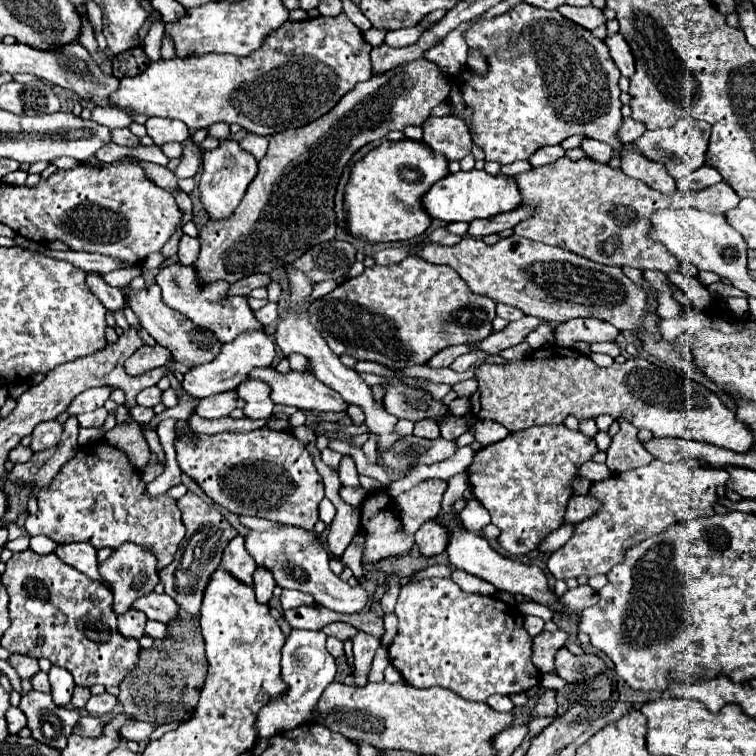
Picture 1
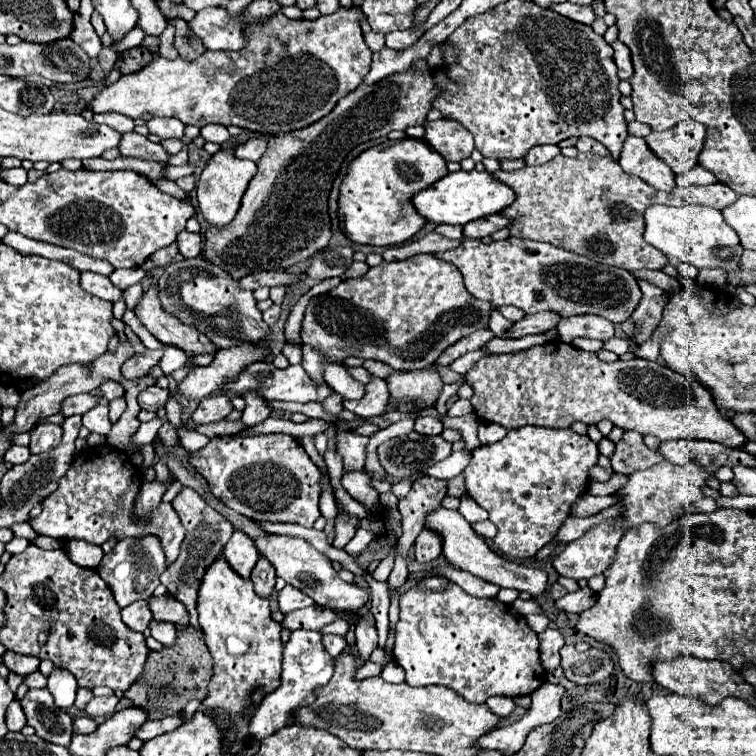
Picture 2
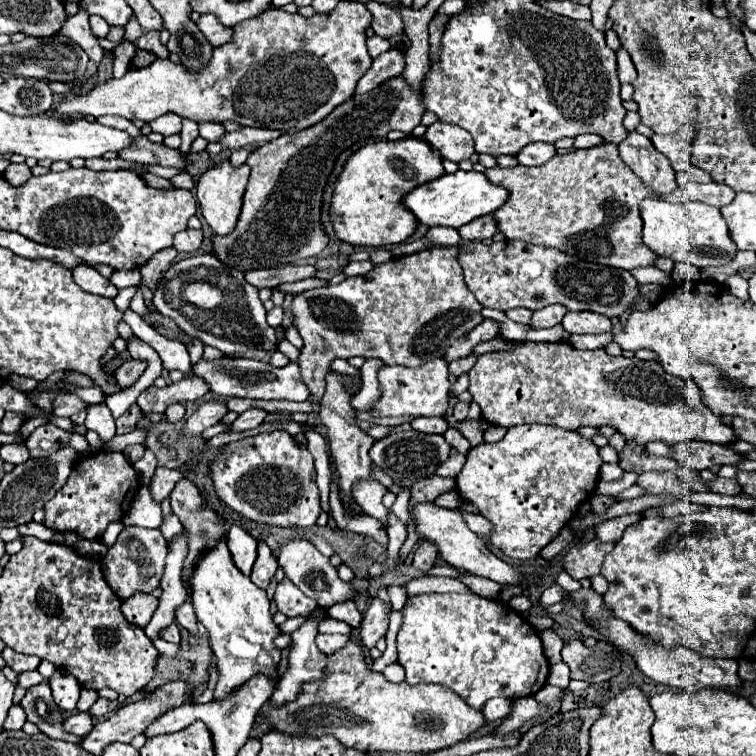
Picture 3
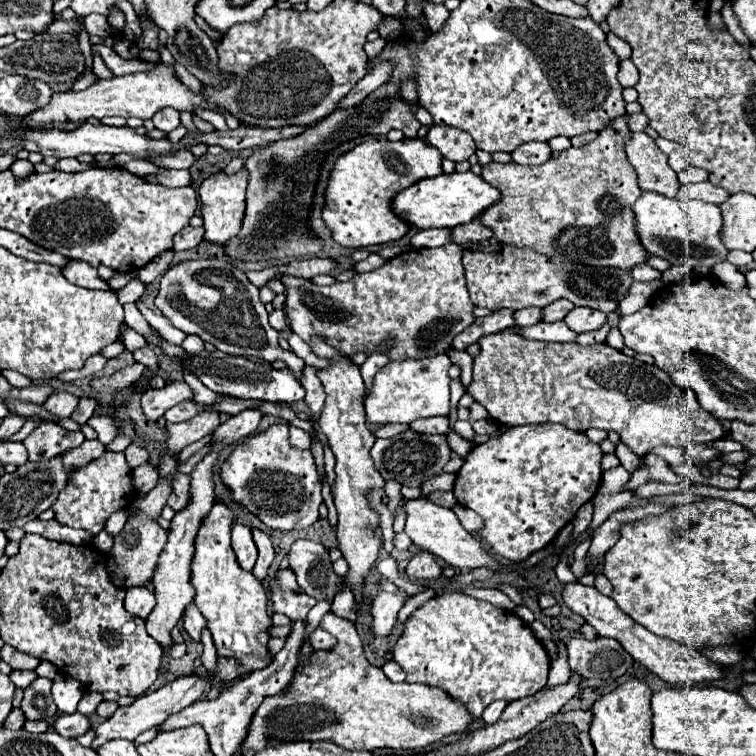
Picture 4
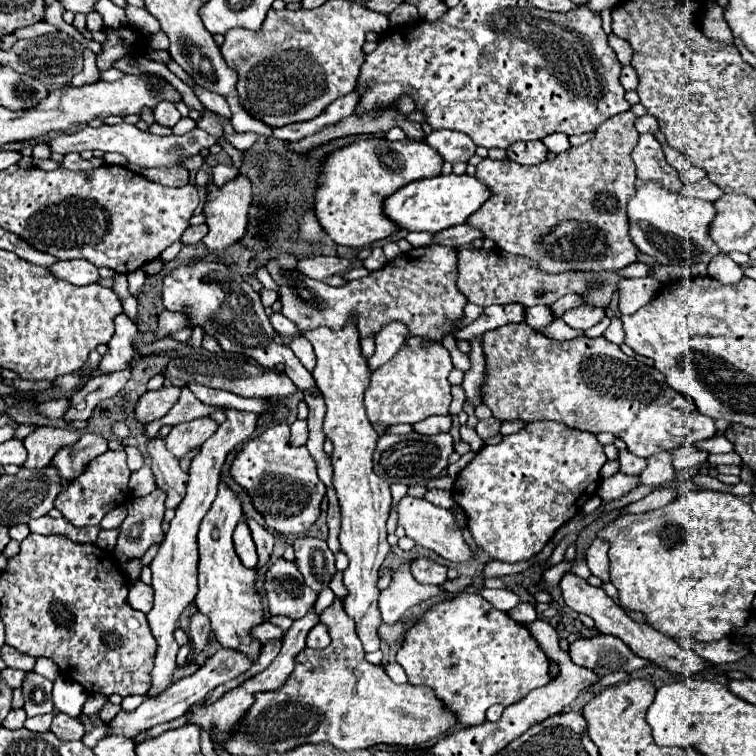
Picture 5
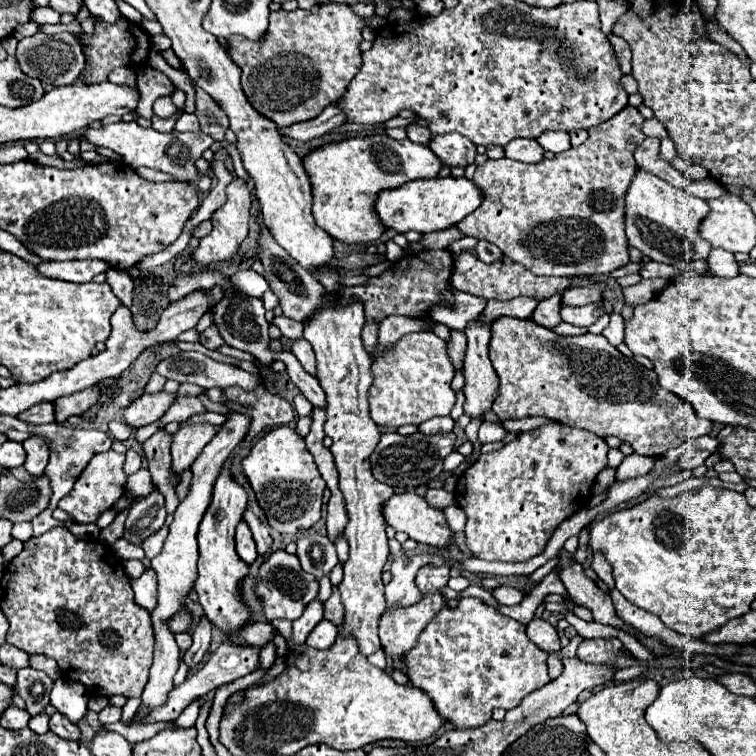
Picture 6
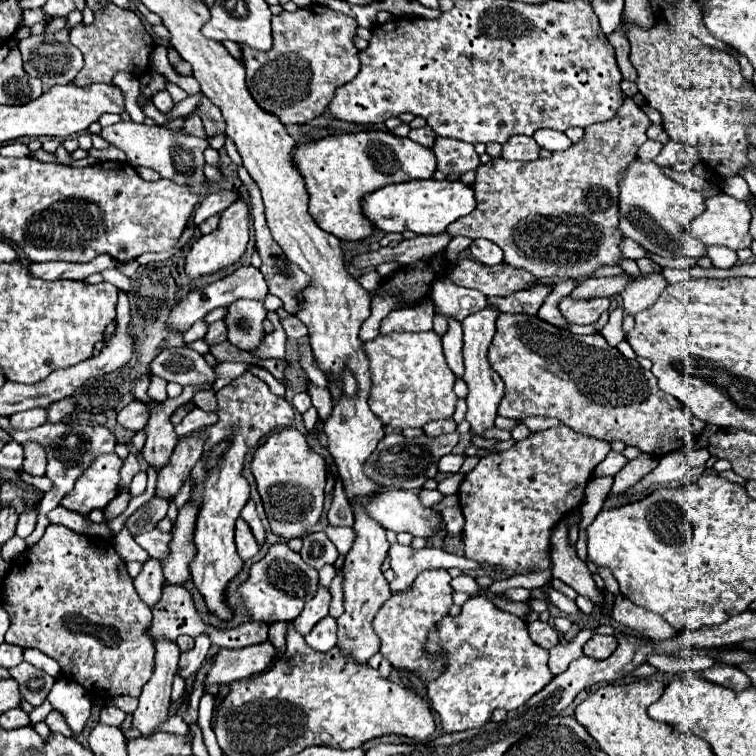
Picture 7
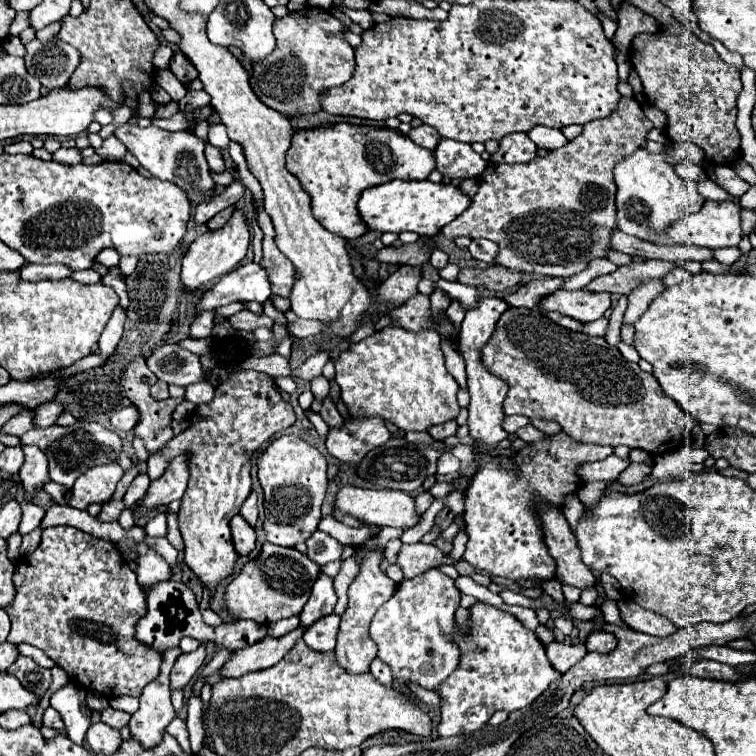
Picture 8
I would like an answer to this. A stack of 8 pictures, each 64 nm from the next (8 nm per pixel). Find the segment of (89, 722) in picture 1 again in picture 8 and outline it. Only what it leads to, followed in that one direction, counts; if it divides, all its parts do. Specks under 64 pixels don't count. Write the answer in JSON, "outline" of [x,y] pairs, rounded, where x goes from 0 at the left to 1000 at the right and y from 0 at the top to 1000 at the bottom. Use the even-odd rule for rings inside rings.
{"outline":[[[61,937],[58,947],[56,947],[56,958],[63,963],[74,963],[74,966],[85,966],[85,955],[79,952],[79,944],[71,937]]]}

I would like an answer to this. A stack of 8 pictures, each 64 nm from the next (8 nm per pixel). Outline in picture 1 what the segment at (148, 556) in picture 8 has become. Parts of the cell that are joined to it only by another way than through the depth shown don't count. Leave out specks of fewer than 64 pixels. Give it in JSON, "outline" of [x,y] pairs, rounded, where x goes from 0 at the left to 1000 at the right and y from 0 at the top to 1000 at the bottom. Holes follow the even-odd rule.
{"outline":[[[172,804],[164,815],[156,817],[156,828],[159,836],[164,836],[164,841],[175,841],[175,844],[185,844],[190,839],[190,828],[193,820],[188,810],[180,810],[180,804]]]}

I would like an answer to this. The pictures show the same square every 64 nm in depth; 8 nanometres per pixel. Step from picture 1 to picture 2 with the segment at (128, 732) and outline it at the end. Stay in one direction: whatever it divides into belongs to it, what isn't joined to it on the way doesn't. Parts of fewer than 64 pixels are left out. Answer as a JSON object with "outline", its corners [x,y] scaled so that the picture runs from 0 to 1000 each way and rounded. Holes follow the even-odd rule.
{"outline":[[[233,942],[228,947],[217,947],[217,950],[209,950],[209,952],[196,952],[183,968],[180,974],[185,979],[201,979],[212,971],[220,971],[220,968],[228,968],[233,963],[238,963],[243,958],[243,942]]]}

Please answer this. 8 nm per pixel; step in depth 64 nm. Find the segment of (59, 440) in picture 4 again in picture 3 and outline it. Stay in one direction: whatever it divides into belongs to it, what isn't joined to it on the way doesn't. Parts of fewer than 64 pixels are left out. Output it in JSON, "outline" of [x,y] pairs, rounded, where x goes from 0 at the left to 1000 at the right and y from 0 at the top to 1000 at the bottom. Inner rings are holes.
{"outline":[[[56,561],[50,563],[40,577],[37,582],[32,585],[40,603],[42,606],[58,606],[69,598],[74,598],[74,593],[90,587],[95,590],[101,598],[111,598],[116,593],[116,585],[108,574],[101,574],[101,571],[87,571],[71,561]]]}

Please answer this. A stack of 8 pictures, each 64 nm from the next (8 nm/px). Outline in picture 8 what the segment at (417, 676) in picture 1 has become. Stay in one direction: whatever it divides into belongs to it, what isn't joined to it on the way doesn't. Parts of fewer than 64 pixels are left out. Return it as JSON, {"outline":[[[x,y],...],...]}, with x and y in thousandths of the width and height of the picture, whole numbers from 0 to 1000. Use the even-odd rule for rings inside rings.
{"outline":[[[630,796],[622,804],[622,815],[624,833],[619,841],[603,831],[603,847],[611,862],[608,881],[579,910],[587,926],[585,955],[579,960],[582,976],[632,968],[656,939],[680,942],[696,937],[714,923],[730,902],[741,899],[741,889],[735,889],[722,870],[720,852],[680,815],[640,796]]]}

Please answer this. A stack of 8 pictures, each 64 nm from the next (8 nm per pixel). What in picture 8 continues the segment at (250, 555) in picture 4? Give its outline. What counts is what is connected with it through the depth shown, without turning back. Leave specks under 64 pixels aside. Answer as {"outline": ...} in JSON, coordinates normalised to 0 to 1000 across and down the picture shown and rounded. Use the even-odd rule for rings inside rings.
{"outline":[[[312,680],[304,688],[304,701],[307,701],[307,714],[310,714],[312,730],[315,733],[328,733],[336,725],[336,717],[339,717],[336,698],[317,680]]]}

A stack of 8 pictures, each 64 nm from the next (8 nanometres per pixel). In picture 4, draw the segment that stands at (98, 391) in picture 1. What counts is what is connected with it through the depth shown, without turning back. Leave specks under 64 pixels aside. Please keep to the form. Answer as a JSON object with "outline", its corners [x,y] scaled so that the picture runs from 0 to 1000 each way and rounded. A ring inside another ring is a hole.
{"outline":[[[74,519],[63,526],[63,545],[74,553],[90,553],[101,542],[103,526],[90,519]]]}

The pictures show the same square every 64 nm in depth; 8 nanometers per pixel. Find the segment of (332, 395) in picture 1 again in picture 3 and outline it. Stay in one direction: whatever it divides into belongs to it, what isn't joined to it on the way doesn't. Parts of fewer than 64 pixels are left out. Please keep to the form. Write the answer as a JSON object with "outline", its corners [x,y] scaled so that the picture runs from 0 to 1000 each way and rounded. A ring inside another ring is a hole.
{"outline":[[[294,471],[288,476],[270,476],[265,474],[257,481],[257,495],[272,503],[278,516],[294,526],[315,524],[315,526],[344,526],[344,529],[389,529],[389,532],[402,532],[407,529],[407,513],[399,505],[397,487],[392,479],[384,479],[376,487],[360,487],[352,479],[331,476],[331,474],[307,474],[307,471]]]}

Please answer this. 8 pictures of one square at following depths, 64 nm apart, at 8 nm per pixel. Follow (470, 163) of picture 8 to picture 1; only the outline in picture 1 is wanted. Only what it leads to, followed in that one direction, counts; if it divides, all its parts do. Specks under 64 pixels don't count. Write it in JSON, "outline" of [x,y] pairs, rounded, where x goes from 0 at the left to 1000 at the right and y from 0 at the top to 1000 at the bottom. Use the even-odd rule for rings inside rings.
{"outline":[[[569,153],[561,164],[561,188],[585,201],[593,212],[611,212],[624,198],[624,177],[619,167],[603,153]]]}

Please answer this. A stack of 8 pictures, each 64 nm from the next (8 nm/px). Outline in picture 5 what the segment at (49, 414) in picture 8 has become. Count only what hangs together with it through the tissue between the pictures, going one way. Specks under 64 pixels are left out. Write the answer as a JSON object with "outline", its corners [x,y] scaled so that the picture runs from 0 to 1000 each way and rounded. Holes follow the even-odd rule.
{"outline":[[[172,489],[124,497],[101,521],[93,524],[93,537],[90,537],[90,545],[85,548],[85,556],[87,558],[116,556],[119,548],[122,548],[122,542],[135,529],[153,524],[164,513],[164,508],[169,505],[169,500],[172,500]]]}

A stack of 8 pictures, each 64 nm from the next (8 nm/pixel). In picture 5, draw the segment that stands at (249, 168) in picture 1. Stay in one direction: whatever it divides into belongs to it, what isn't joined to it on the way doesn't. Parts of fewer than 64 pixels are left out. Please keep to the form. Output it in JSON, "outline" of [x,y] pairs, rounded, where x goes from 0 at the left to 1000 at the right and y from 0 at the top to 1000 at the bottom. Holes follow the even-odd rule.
{"outline":[[[315,230],[296,249],[275,246],[275,265],[270,272],[270,283],[272,283],[272,296],[278,299],[278,307],[267,317],[275,333],[296,333],[325,310],[331,272],[333,272],[333,243],[323,230]]]}

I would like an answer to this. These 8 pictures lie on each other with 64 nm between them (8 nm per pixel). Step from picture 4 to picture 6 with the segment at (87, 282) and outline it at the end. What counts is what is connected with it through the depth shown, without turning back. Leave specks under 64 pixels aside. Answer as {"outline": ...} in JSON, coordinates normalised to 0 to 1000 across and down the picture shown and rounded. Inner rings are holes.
{"outline":[[[119,344],[119,347],[53,347],[50,360],[63,368],[79,368],[93,373],[116,373],[127,362],[140,360],[143,349],[138,344]]]}

